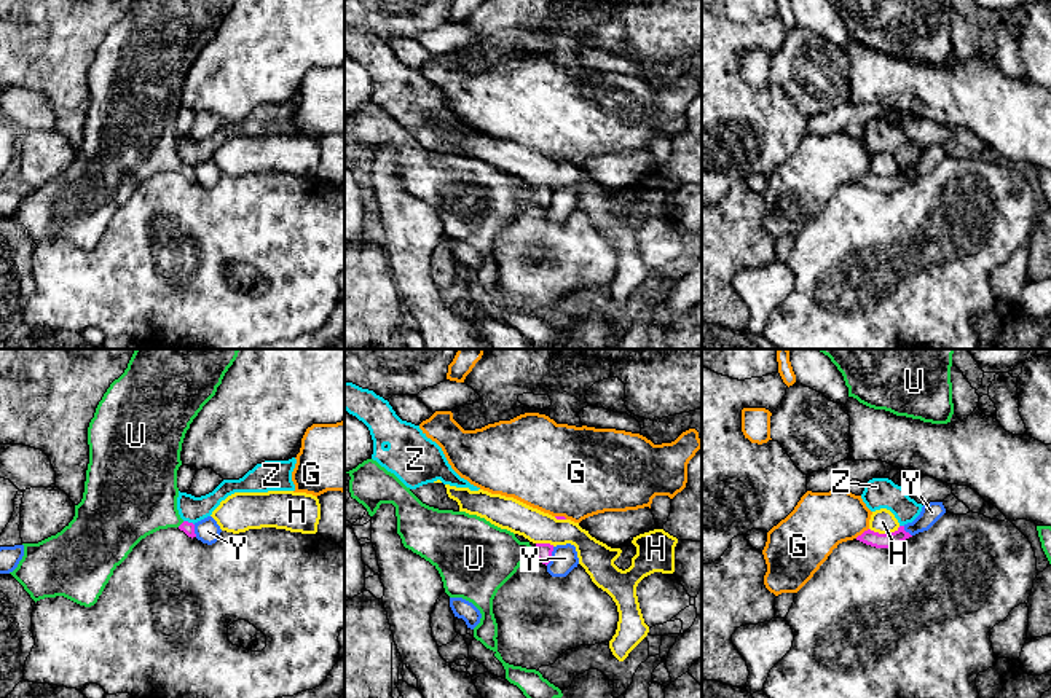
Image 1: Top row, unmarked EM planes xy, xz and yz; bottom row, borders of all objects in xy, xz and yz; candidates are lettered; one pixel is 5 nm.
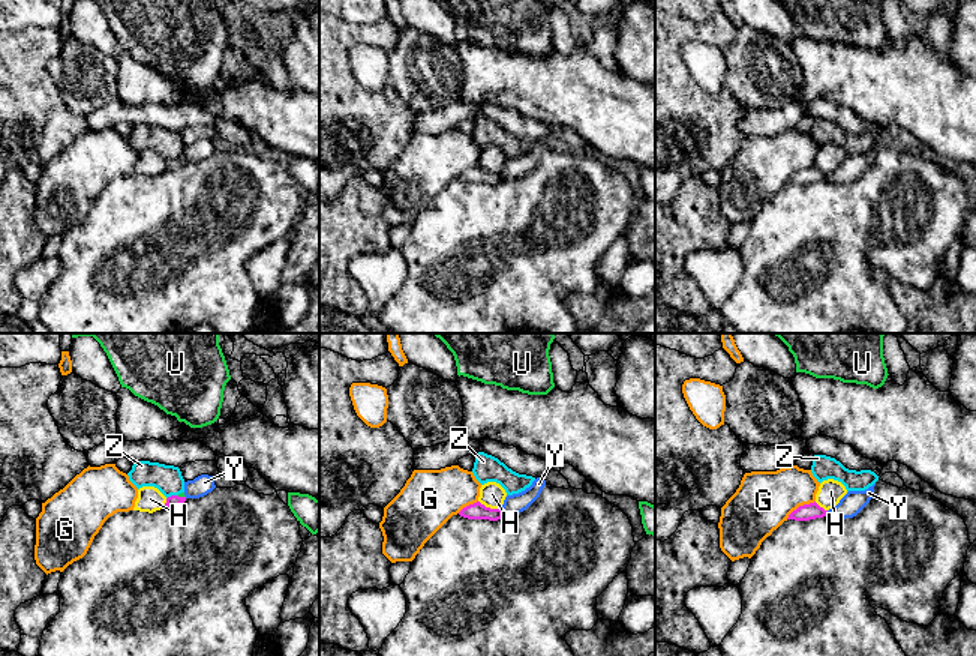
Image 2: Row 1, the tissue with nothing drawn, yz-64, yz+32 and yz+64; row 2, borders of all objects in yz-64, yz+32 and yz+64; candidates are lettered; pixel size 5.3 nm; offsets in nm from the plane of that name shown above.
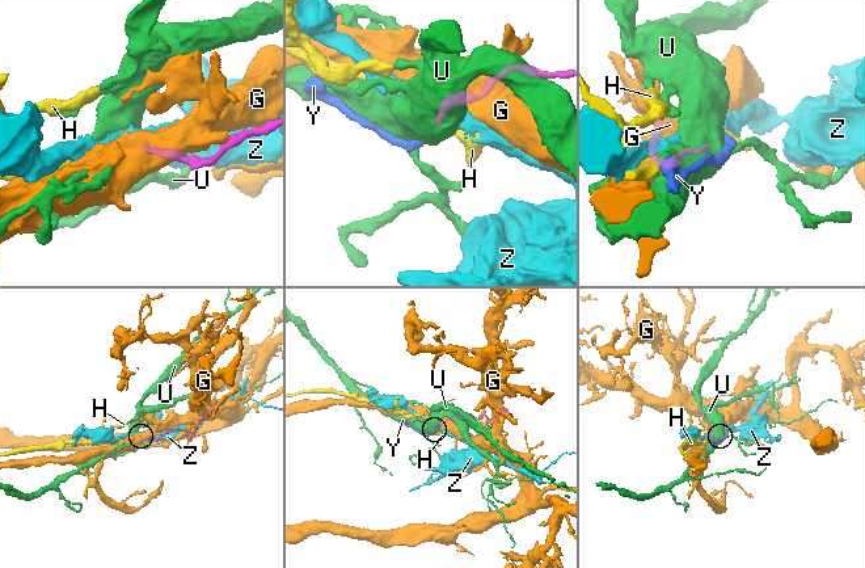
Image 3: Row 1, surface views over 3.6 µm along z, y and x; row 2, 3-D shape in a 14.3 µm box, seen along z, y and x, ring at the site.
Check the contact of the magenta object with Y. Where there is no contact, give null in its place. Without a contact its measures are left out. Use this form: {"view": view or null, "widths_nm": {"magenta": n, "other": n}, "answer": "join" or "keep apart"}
{"view": "xz", "widths_nm": {"magenta": 80, "other": 130}, "answer": "keep apart"}

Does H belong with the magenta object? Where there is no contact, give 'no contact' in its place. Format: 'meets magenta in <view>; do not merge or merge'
meets magenta in yz; do not merge

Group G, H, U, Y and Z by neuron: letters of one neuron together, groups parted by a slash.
G / H / U / Y / Z

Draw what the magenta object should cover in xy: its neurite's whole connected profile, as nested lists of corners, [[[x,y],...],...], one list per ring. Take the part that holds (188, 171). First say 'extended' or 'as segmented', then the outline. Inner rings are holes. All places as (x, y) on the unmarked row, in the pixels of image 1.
extended; [[[131,0],[89,65],[89,107],[73,163],[56,178],[38,186],[22,186],[24,199],[10,215],[35,245],[64,239],[91,250],[113,214],[142,182],[167,171],[196,180],[195,167],[183,164],[177,153],[182,86],[234,3],[236,0]]]

